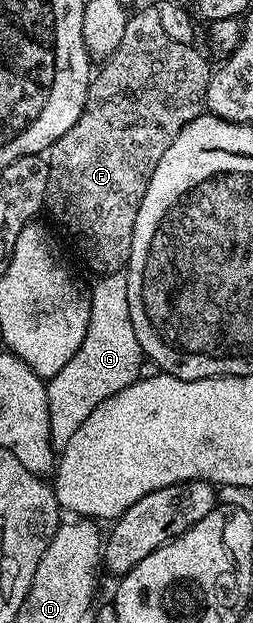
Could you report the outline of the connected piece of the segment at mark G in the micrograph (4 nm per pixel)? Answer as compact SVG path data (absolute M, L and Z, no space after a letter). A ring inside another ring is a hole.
M125 271L107 272L102 280L95 286L94 292L89 293L90 317L88 318L88 332L84 334L84 342L80 342L80 350L60 370L60 374L49 377L46 385L48 394L48 410L50 411L50 443L55 449L61 450L80 430L92 413L97 410L99 404L103 404L110 396L115 396L120 390L124 390L129 384L134 384L143 375L144 353L140 342L136 342L136 330L132 326L132 314L128 310L128 278Z

